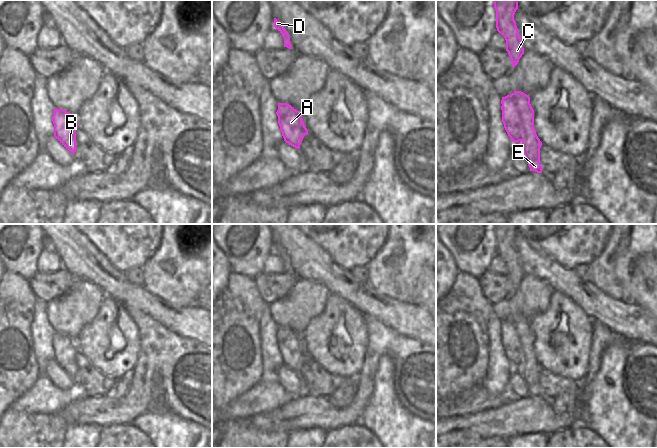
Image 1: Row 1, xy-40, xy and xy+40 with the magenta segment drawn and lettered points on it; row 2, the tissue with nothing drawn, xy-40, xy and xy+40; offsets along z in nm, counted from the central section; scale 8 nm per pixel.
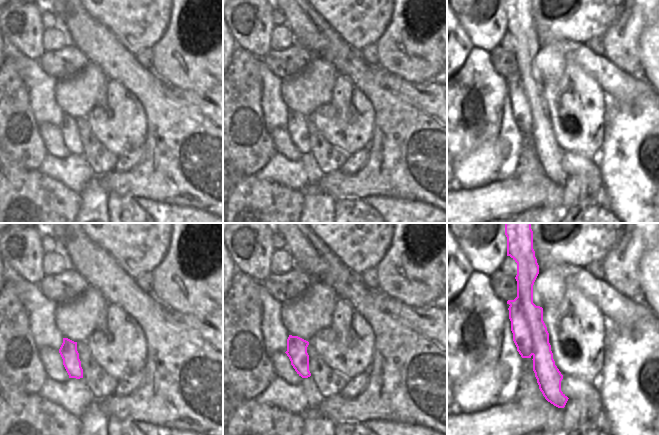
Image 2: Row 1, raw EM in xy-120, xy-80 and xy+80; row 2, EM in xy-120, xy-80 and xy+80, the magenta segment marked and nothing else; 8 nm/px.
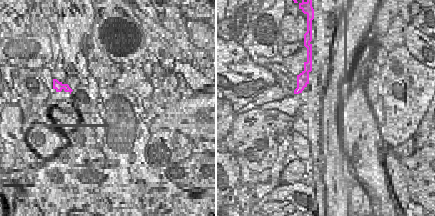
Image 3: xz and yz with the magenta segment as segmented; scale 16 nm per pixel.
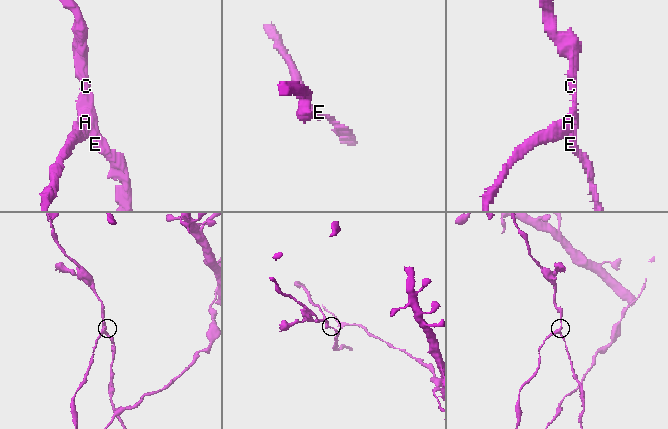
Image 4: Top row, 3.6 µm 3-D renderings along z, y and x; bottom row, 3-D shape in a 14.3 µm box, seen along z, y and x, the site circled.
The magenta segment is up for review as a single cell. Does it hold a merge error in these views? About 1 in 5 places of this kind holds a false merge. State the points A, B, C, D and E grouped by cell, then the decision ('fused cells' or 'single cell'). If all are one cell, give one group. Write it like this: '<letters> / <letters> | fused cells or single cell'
A B / C D E | fused cells

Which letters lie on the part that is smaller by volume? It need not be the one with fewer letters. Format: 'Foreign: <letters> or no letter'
Foreign: C, D, E

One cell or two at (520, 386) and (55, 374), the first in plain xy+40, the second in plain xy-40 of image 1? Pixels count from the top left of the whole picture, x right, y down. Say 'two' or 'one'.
one

